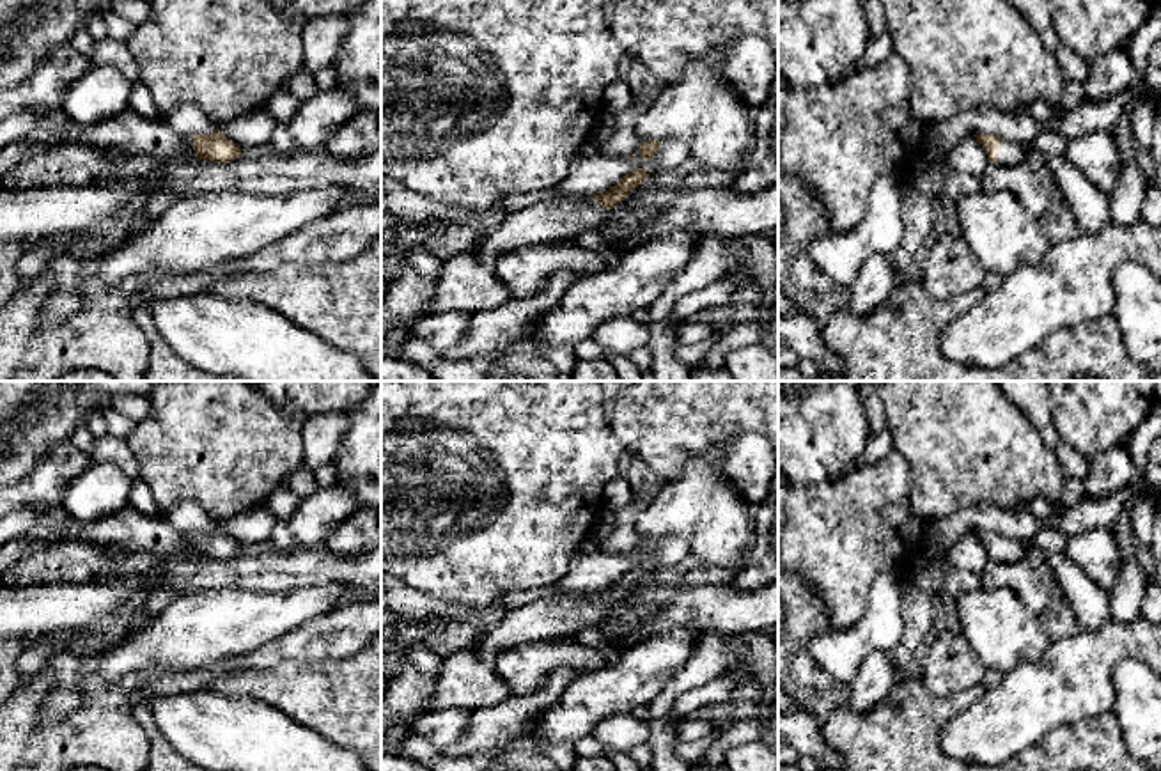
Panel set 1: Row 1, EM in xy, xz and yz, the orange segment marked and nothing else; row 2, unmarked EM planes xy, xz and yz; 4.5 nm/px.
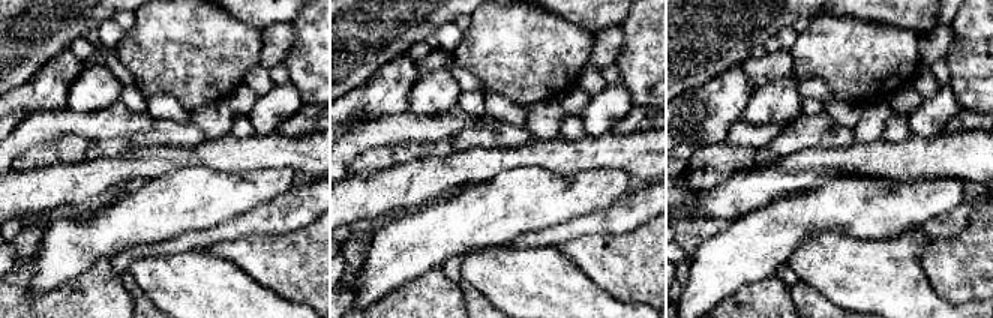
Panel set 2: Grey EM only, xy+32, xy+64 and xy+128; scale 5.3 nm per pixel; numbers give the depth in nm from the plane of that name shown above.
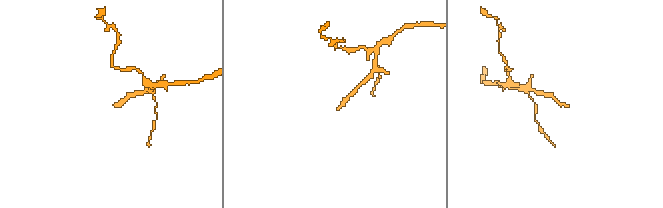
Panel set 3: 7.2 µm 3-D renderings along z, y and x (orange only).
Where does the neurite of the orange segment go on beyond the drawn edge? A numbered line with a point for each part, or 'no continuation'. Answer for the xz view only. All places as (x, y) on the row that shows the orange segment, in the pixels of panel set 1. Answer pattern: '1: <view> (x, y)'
1: xz (561, 218)

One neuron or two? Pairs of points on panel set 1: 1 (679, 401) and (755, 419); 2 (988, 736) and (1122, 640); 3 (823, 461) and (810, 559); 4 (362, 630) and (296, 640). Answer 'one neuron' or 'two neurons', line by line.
1: one neuron
2: one neuron
3: two neurons
4: one neuron

